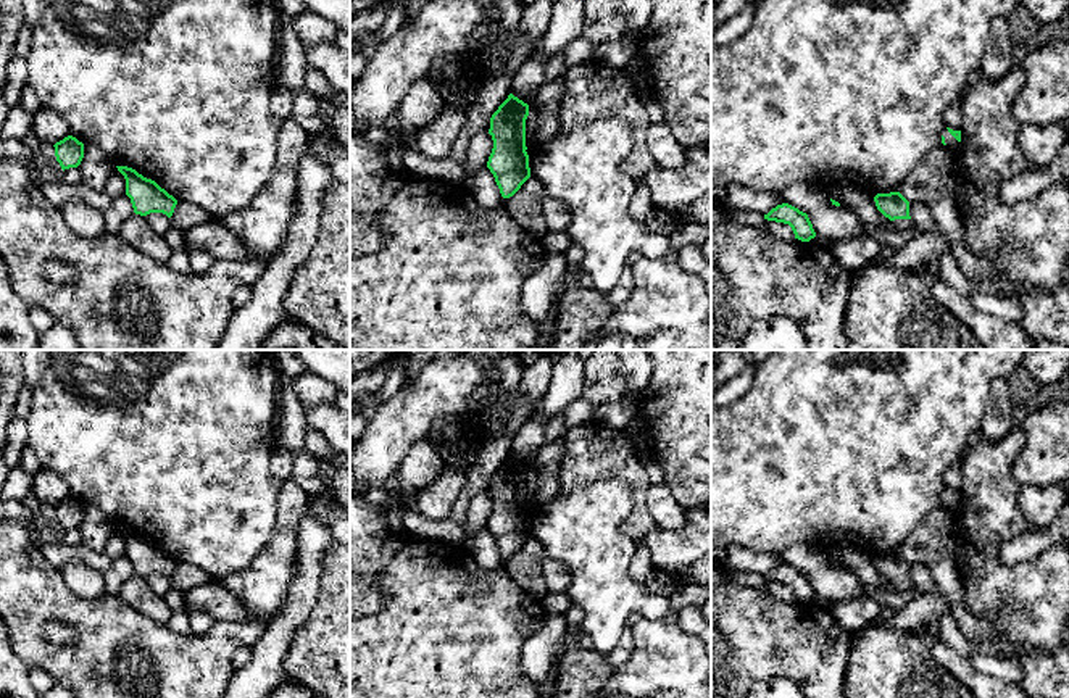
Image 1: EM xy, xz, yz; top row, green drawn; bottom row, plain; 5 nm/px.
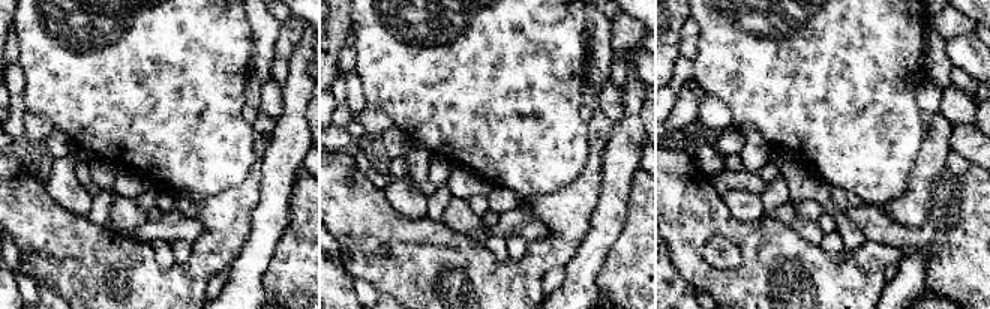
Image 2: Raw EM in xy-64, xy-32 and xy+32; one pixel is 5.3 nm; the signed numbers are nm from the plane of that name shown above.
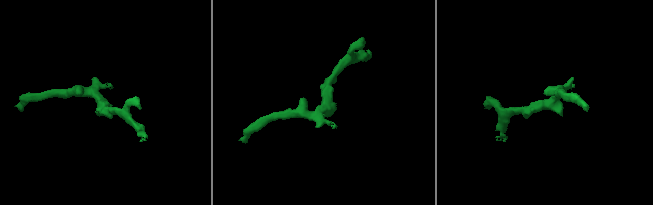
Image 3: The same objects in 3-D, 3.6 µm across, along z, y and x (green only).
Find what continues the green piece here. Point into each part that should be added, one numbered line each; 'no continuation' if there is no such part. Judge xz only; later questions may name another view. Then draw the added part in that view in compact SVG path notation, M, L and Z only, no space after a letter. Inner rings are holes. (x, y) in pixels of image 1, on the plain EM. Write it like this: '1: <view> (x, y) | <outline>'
no continuation

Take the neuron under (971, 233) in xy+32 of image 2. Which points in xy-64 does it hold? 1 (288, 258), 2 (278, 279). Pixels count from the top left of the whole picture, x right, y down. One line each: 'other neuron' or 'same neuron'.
1: same neuron
2: same neuron

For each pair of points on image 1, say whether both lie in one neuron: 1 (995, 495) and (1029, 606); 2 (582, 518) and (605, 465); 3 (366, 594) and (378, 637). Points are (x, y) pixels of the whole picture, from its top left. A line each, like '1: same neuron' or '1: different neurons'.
1: same neuron
2: different neurons
3: different neurons

